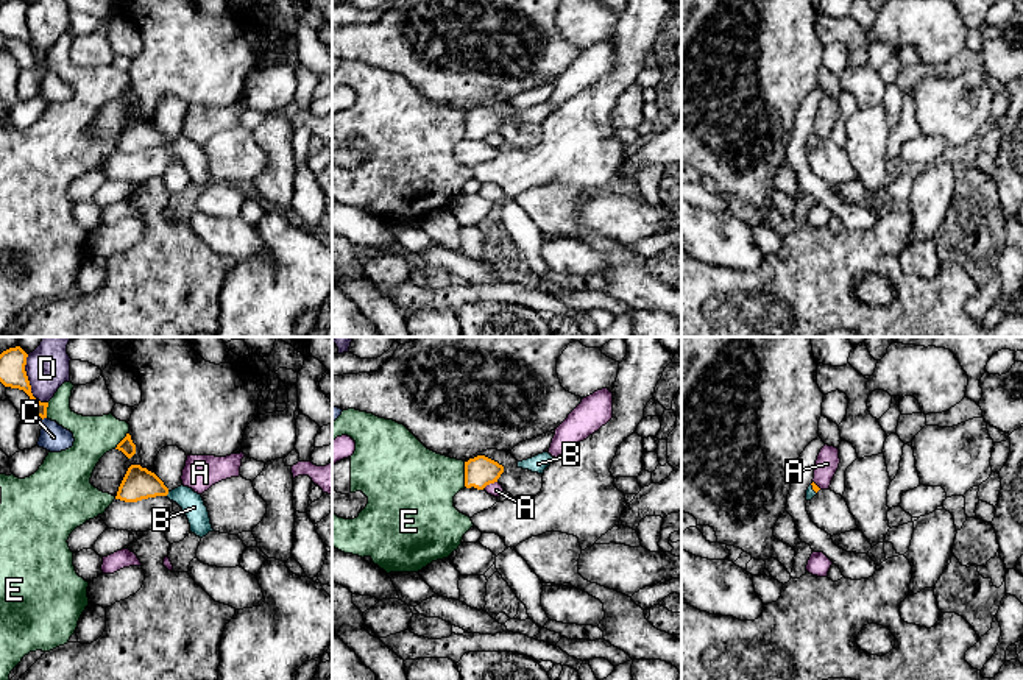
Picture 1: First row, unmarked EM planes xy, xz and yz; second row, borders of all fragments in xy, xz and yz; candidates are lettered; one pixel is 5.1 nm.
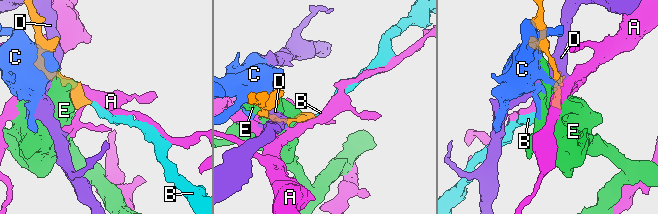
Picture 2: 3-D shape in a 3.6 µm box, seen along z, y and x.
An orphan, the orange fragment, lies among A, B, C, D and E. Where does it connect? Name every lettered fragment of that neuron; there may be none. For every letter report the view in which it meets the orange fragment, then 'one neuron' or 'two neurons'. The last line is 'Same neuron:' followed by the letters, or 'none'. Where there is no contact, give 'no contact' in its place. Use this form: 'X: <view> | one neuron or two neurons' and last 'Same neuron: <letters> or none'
A: xz | two neurons
B: xy | one neuron
C: xy | two neurons
D: xy | two neurons
E: xz | two neurons
Same neuron: B

